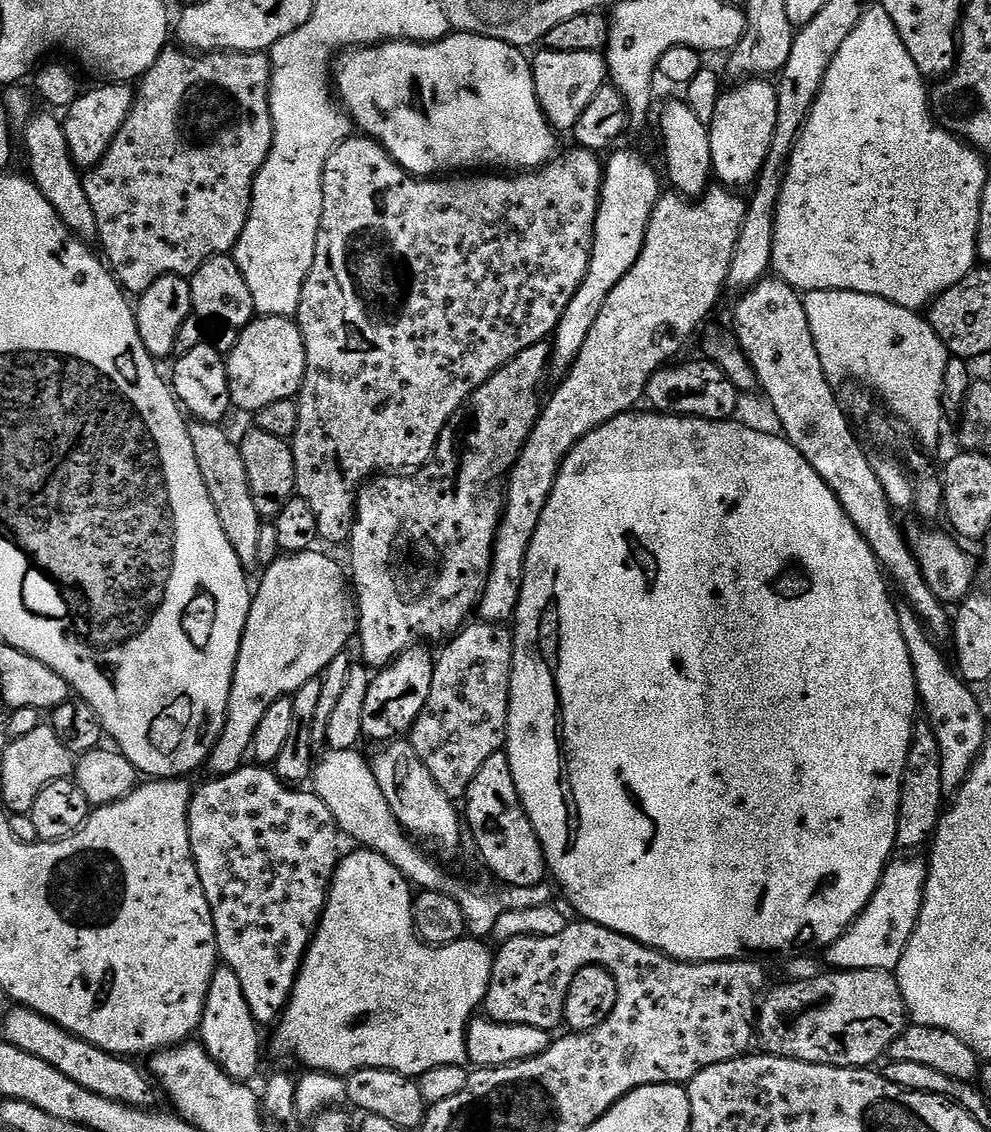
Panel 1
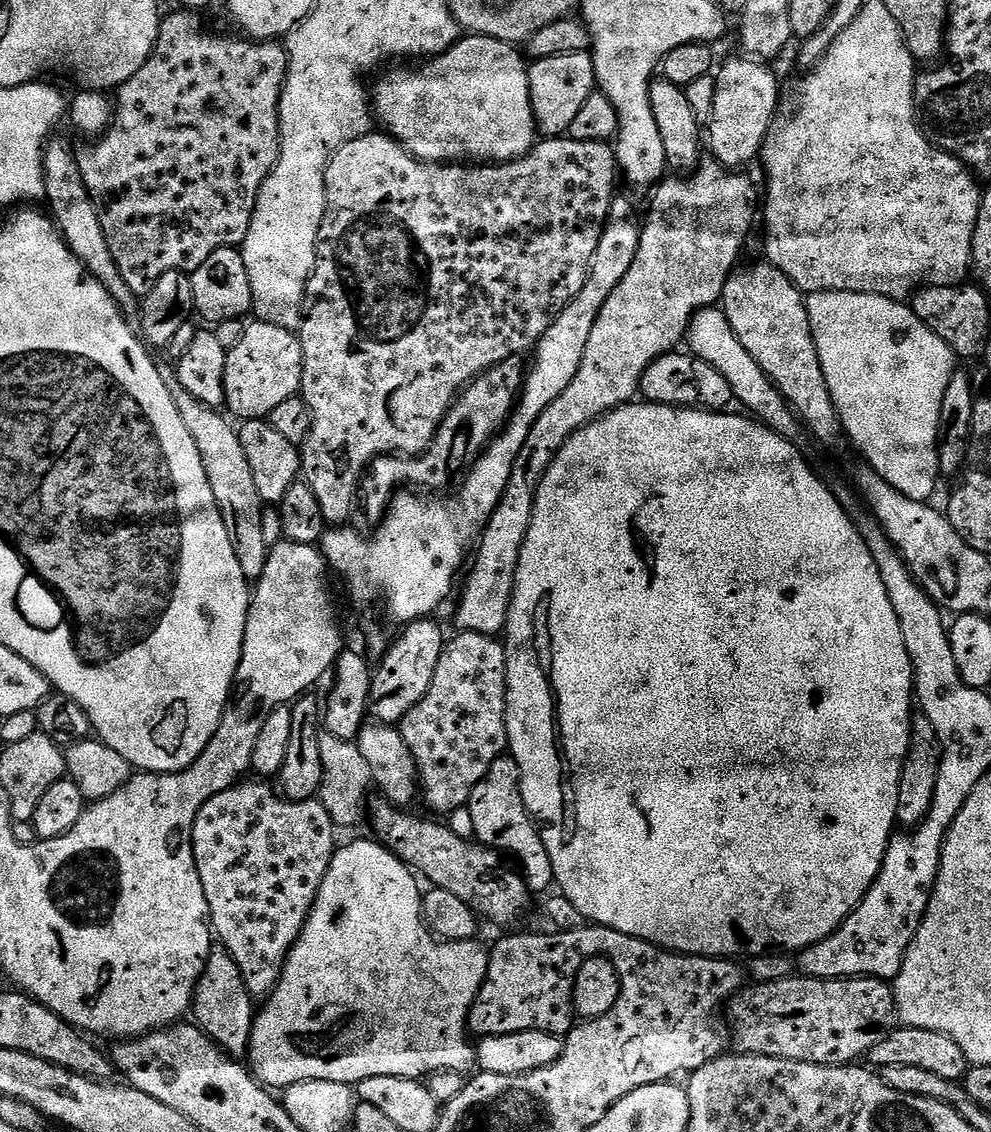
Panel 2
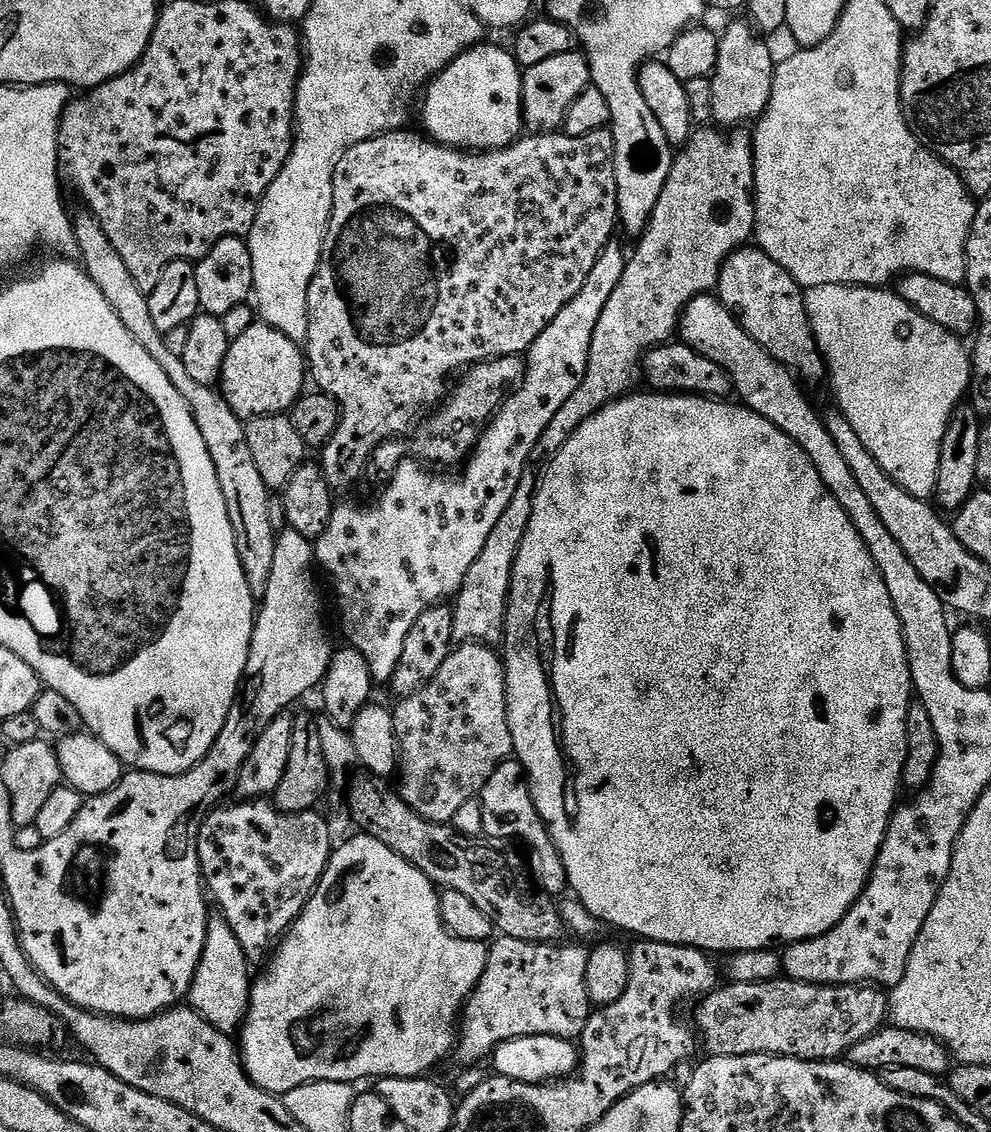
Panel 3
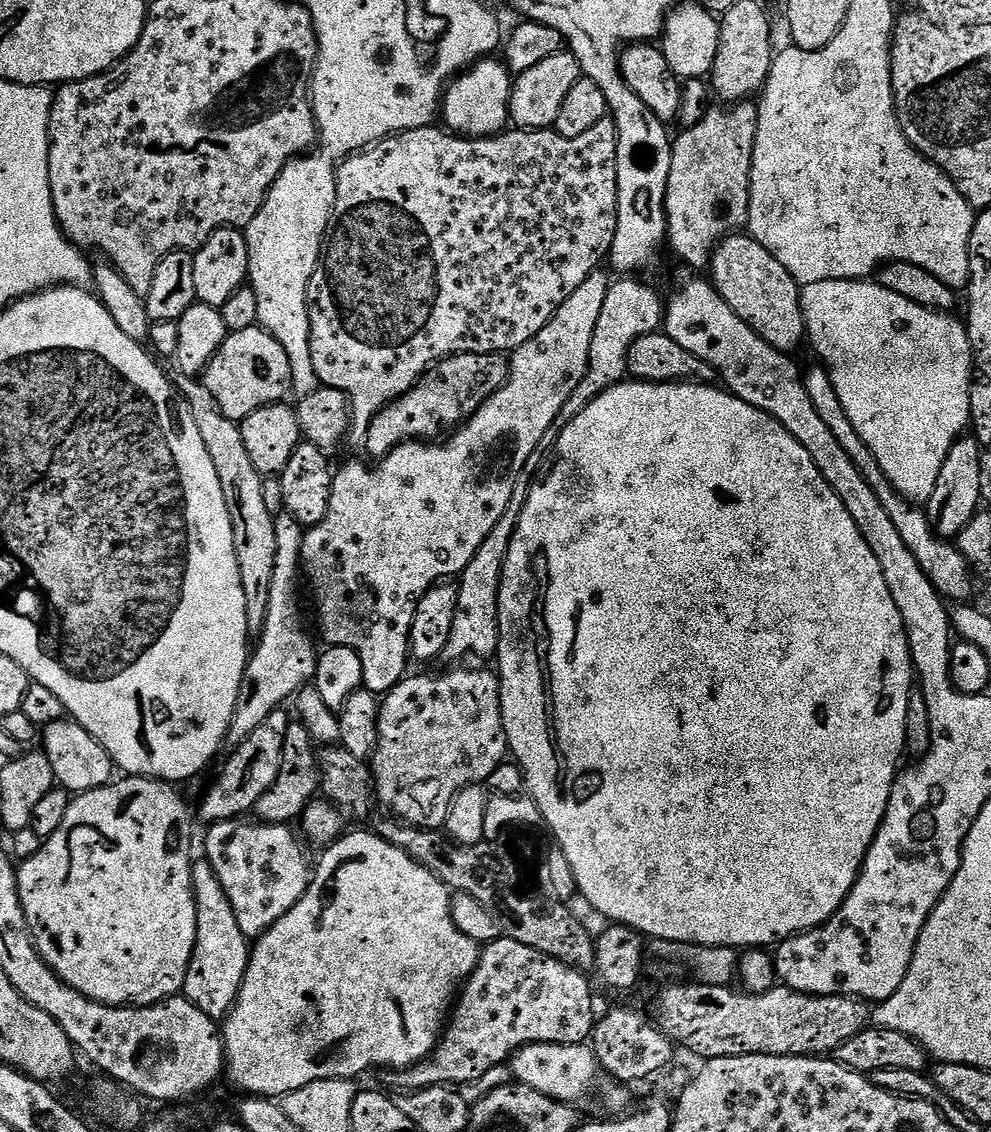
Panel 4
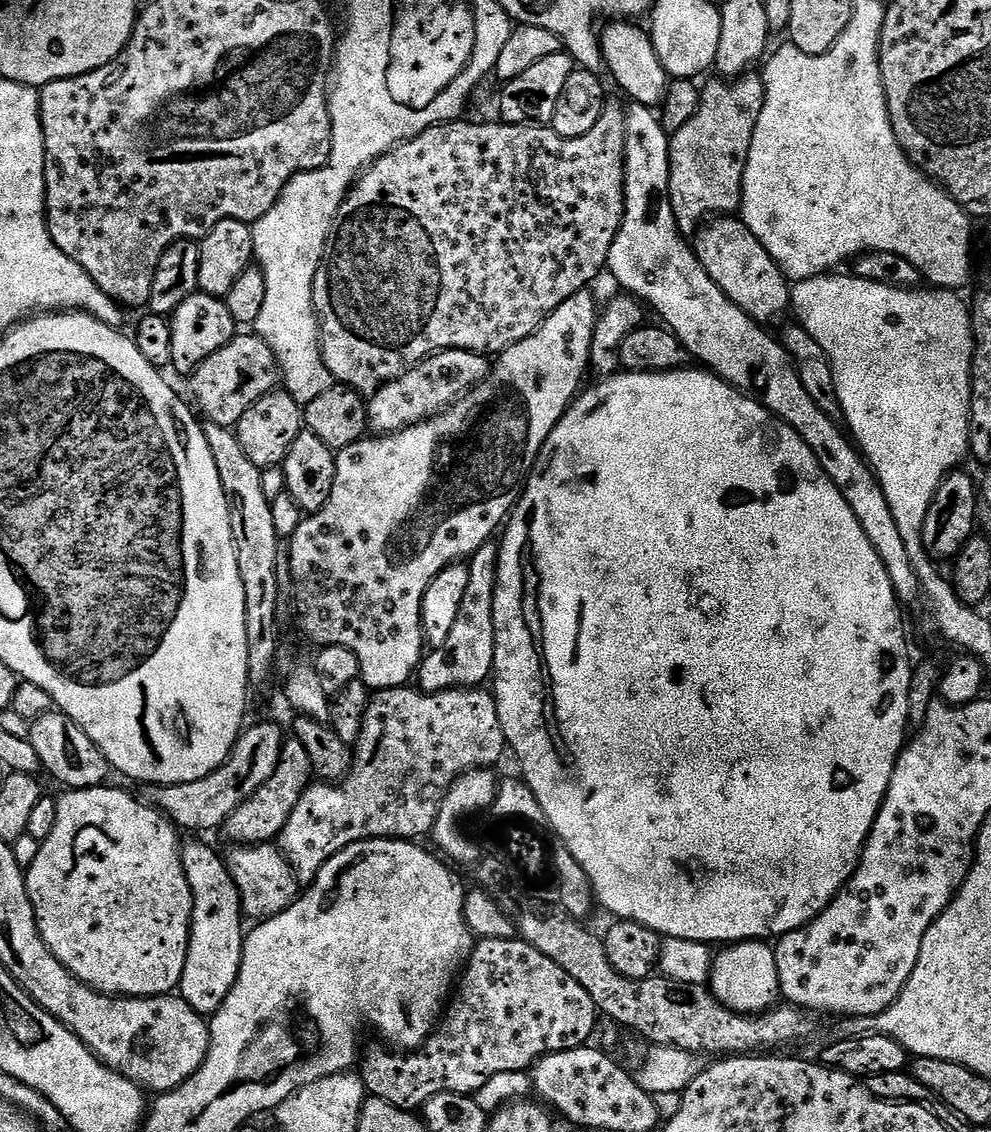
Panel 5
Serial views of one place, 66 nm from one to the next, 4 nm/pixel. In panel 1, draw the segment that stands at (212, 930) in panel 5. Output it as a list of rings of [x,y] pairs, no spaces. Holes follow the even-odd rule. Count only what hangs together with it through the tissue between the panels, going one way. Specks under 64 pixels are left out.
[[[226,966],[217,967],[206,994],[204,1013],[200,1015],[199,1043],[232,1080],[248,1082],[260,1068],[260,1032],[261,1025],[256,1023],[254,1014],[250,1014],[250,1005],[246,1003],[246,994],[242,994],[238,974]]]

